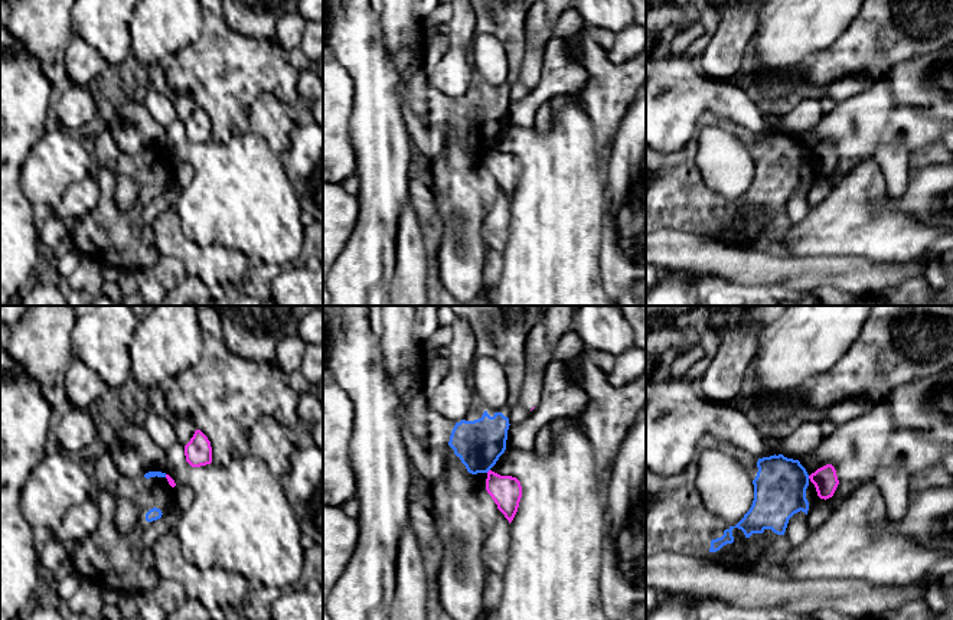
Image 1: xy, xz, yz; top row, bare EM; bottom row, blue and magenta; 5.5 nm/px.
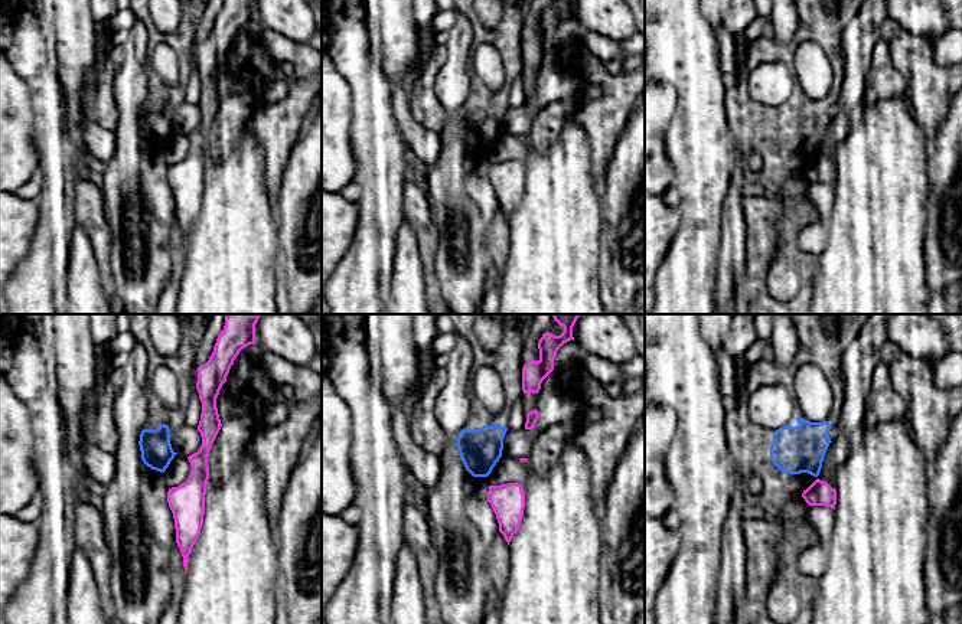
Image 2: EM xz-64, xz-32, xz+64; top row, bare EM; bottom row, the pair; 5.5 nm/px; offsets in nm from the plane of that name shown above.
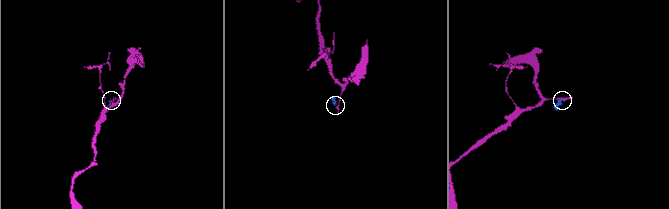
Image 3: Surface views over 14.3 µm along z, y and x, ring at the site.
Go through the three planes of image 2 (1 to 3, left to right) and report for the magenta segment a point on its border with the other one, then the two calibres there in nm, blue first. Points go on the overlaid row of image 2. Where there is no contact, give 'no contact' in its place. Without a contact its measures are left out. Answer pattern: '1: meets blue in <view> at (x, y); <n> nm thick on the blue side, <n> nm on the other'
1: no contact
2: no contact
3: no contact

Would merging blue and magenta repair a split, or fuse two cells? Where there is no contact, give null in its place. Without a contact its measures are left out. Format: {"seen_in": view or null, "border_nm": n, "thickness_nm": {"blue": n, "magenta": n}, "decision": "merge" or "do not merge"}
{"seen_in": "xz", "border_nm": 30, "thickness_nm": {"blue": 260, "magenta": 170}, "decision": "do not merge"}

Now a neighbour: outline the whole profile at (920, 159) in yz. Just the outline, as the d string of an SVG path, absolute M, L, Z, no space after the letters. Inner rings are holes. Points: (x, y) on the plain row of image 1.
M928 144L911 153L908 160L908 174L913 176L928 164L947 164L953 160L953 154L941 144Z

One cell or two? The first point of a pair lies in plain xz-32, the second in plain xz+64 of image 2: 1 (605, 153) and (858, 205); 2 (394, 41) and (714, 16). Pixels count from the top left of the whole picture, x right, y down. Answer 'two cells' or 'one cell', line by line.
1: two cells
2: one cell

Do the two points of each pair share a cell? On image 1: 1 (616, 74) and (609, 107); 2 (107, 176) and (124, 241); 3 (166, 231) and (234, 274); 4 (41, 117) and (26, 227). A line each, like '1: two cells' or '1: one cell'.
1: one cell
2: one cell
3: one cell
4: one cell

